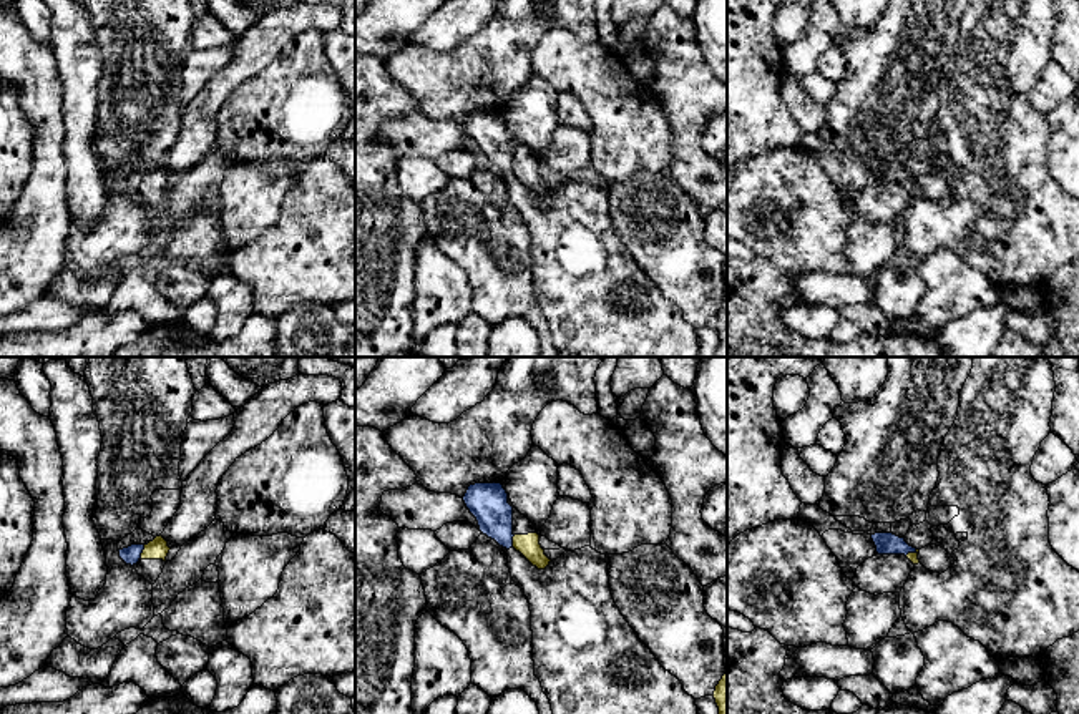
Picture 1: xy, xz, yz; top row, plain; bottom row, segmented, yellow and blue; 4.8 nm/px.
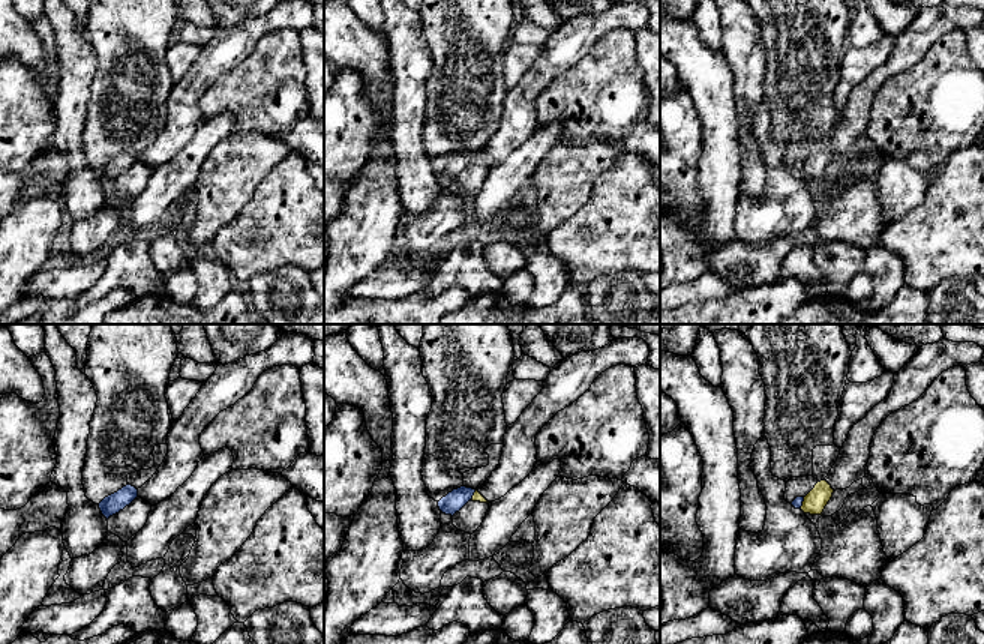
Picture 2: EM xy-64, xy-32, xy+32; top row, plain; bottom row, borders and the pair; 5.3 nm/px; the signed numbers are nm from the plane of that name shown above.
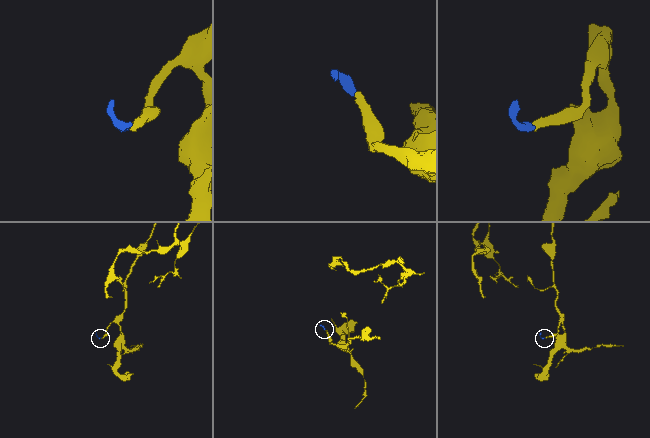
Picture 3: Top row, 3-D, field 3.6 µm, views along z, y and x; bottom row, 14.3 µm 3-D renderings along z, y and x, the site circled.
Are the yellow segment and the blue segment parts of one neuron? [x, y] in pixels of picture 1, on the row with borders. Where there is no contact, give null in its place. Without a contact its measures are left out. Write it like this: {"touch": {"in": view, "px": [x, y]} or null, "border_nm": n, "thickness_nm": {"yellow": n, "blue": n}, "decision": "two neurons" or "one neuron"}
{"touch": {"in": "xy", "px": [143, 552]}, "border_nm": 70, "thickness_nm": {"yellow": 100, "blue": 90}, "decision": "two neurons"}

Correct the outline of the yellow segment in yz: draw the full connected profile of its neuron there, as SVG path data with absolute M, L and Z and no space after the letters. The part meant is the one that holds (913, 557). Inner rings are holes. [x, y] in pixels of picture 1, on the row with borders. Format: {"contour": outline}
{"contour": "M918 551L905 555L876 555L855 571L853 583L870 594L900 593L911 570L920 563Z"}

